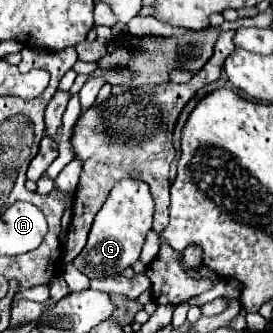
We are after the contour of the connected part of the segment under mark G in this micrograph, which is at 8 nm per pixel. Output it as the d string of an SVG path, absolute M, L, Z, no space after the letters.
M120 180L112 188L106 204L96 214L92 230L88 234L88 244L78 254L78 258L74 258L72 264L88 278L122 274L124 268L132 266L140 258L142 244L148 230L152 228L152 212L154 200L150 188L140 180Z

